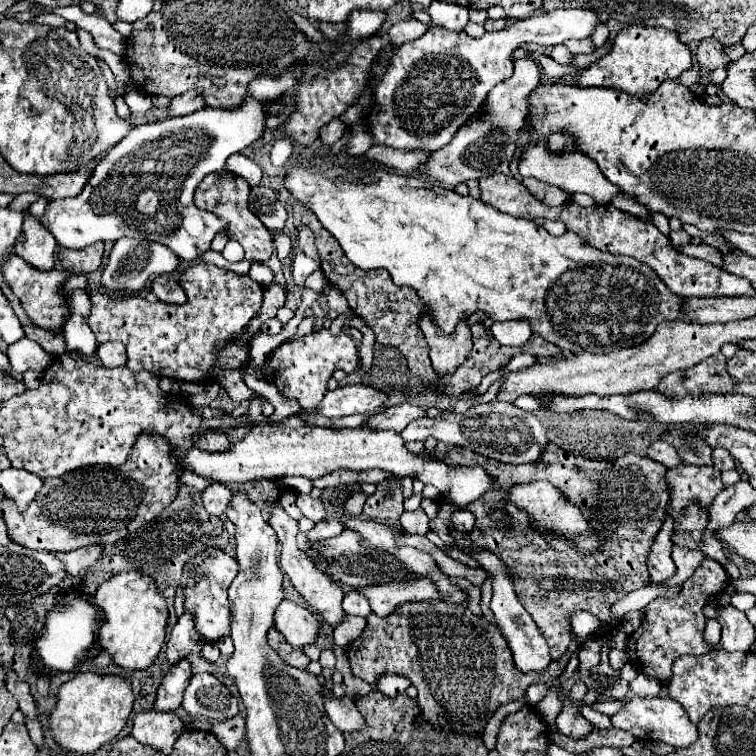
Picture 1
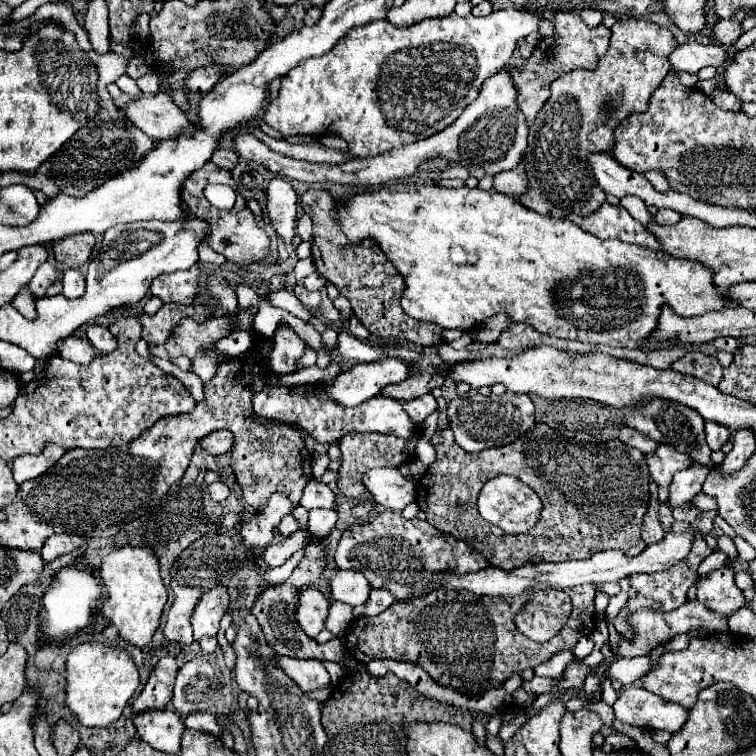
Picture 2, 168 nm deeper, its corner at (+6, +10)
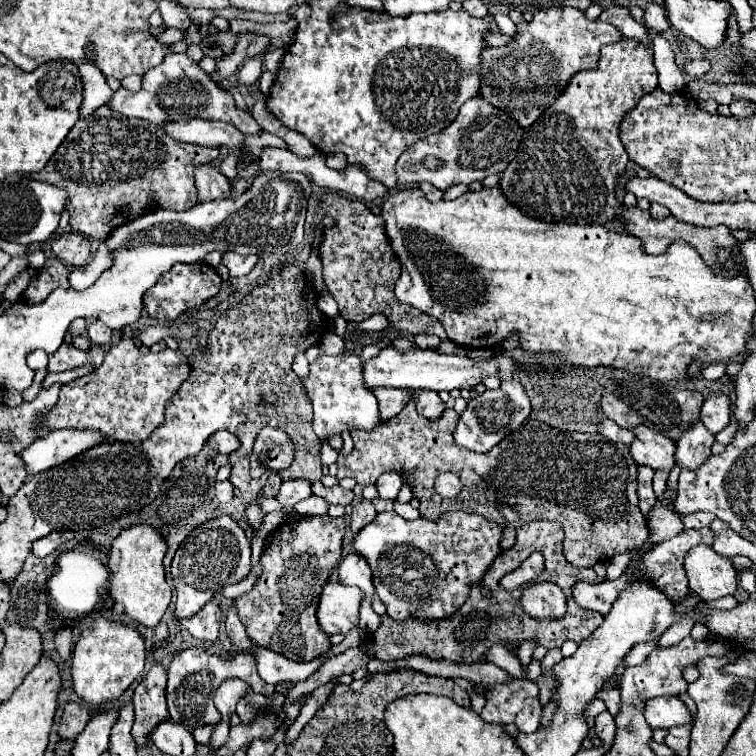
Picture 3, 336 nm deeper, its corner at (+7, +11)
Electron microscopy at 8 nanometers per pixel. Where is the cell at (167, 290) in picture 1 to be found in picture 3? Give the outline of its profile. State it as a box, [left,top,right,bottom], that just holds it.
[143,262,223,320]

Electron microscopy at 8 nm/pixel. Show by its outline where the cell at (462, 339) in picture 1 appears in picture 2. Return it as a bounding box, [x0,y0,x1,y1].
[382,347,450,401]

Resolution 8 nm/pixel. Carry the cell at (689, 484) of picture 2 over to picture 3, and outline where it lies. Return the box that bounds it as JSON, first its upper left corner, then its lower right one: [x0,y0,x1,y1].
[675,422,715,468]

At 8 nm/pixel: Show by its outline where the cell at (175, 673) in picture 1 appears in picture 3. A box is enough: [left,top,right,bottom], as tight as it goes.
[133,664,169,748]

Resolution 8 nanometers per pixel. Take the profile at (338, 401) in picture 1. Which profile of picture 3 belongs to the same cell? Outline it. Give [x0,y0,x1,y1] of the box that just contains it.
[363,348,519,392]

